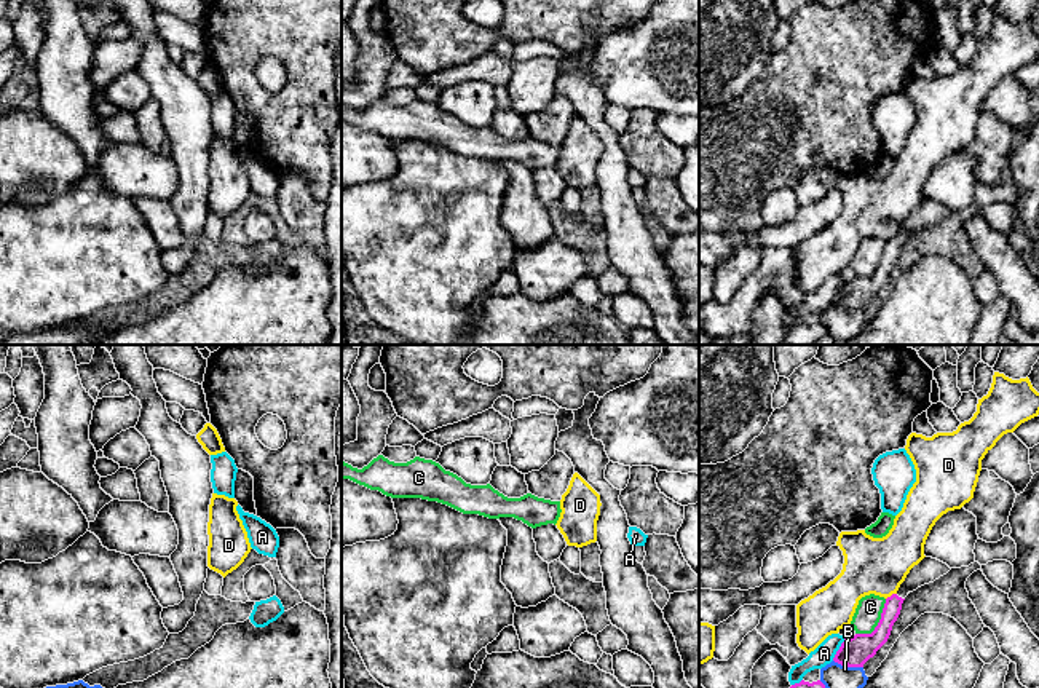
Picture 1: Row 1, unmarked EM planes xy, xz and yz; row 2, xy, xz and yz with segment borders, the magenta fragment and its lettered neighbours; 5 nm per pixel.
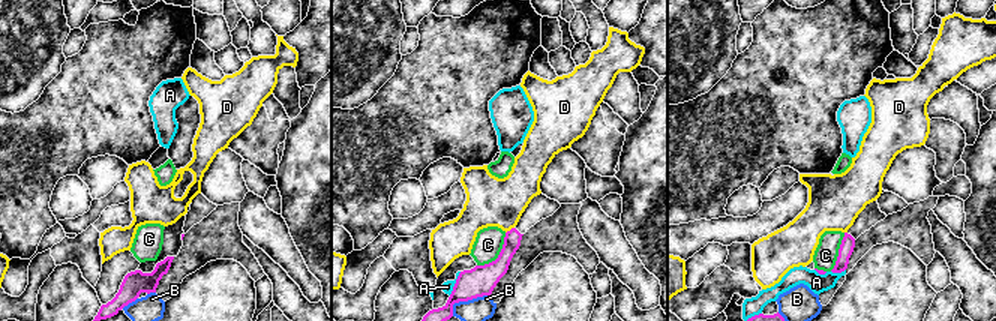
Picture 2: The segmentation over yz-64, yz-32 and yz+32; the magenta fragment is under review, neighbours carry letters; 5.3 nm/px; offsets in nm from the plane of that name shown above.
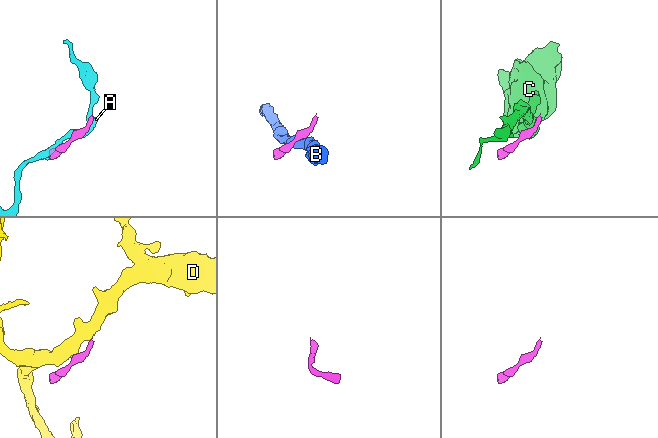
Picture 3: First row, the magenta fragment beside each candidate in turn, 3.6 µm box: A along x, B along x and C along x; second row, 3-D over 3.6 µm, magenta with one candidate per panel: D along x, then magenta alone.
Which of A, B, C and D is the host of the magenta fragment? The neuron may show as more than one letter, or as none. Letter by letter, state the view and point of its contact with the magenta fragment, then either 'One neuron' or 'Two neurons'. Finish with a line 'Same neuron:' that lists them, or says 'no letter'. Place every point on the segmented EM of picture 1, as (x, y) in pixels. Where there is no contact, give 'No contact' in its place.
A: Touches magenta at yz (838, 650). Two neurons
B: Touches magenta at yz (848, 666). Two neurons
C: Touches magenta at yz (878, 623). Two neurons
D: Touches magenta at yz (892, 594). Two neurons
Same neuron: no letter

